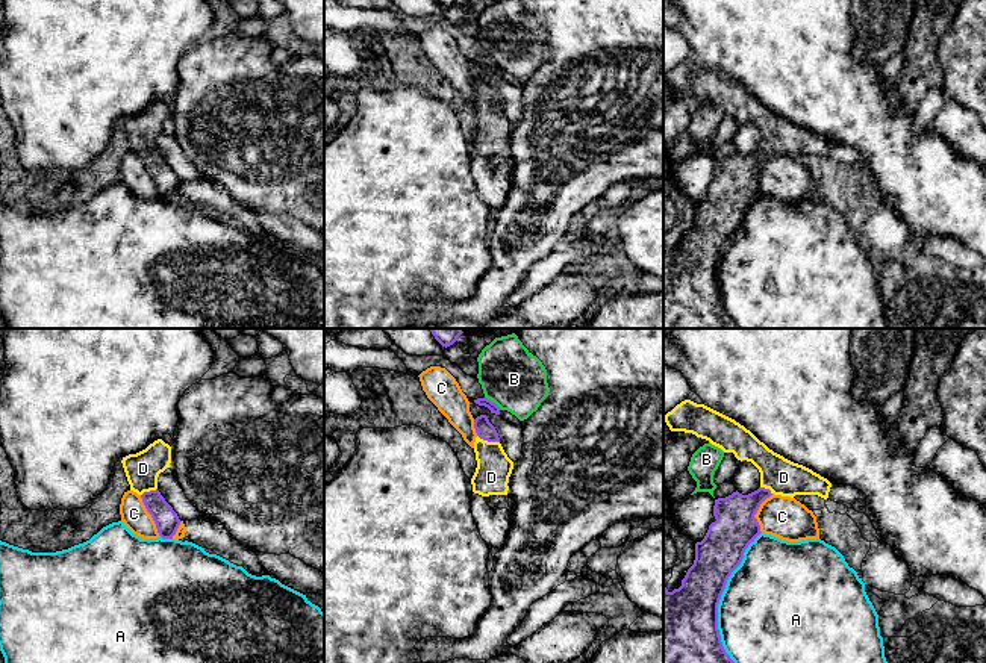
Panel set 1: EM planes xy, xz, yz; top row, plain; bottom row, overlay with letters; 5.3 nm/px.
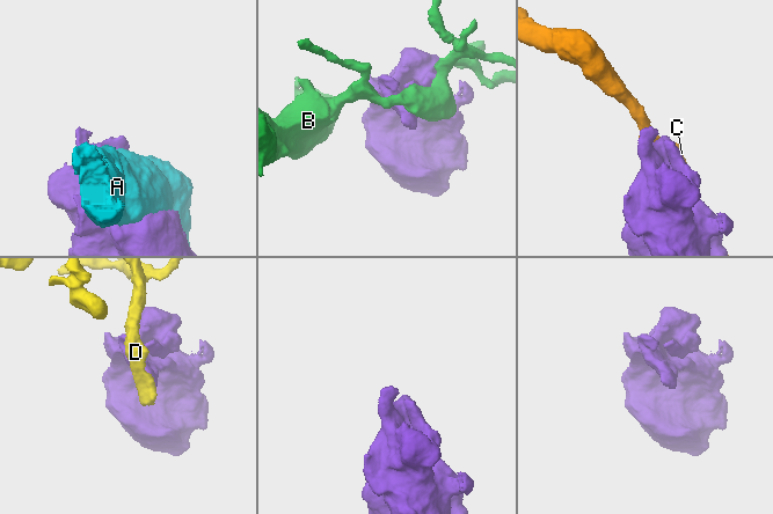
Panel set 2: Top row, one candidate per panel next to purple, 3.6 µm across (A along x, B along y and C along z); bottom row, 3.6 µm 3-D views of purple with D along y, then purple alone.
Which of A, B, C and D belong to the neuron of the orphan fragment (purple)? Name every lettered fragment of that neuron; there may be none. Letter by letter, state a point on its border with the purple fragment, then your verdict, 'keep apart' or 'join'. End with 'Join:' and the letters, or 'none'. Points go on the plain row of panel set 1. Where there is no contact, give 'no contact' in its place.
A: yz (720, 259) | keep apart
B: xz (494, 64) | keep apart
C: xy (152, 177) | keep apart
D: xz (488, 102) | join
Join: D

